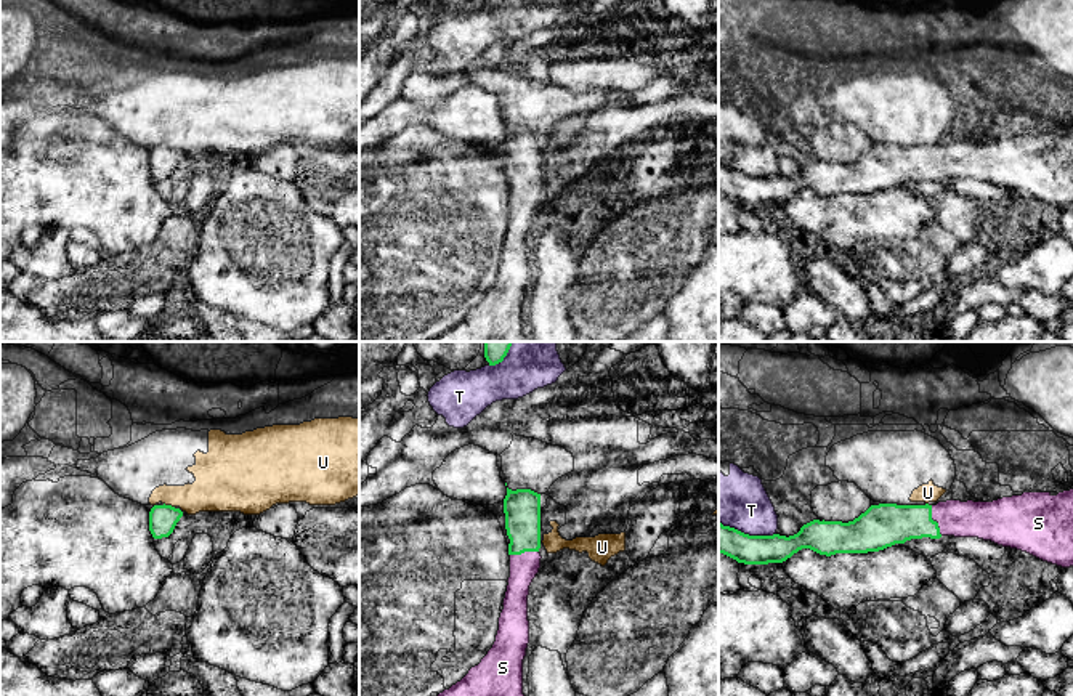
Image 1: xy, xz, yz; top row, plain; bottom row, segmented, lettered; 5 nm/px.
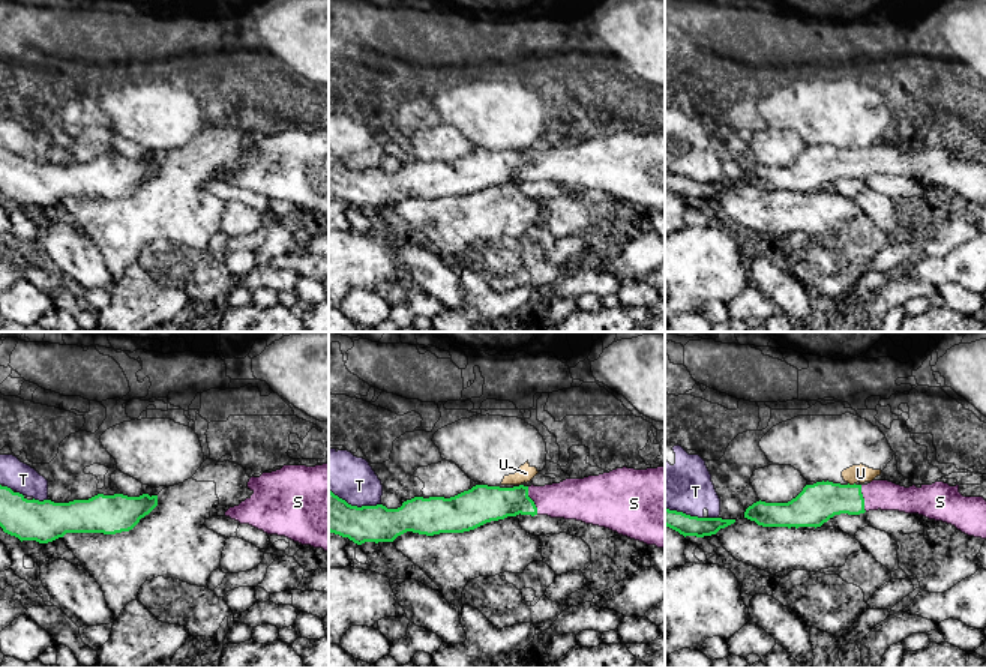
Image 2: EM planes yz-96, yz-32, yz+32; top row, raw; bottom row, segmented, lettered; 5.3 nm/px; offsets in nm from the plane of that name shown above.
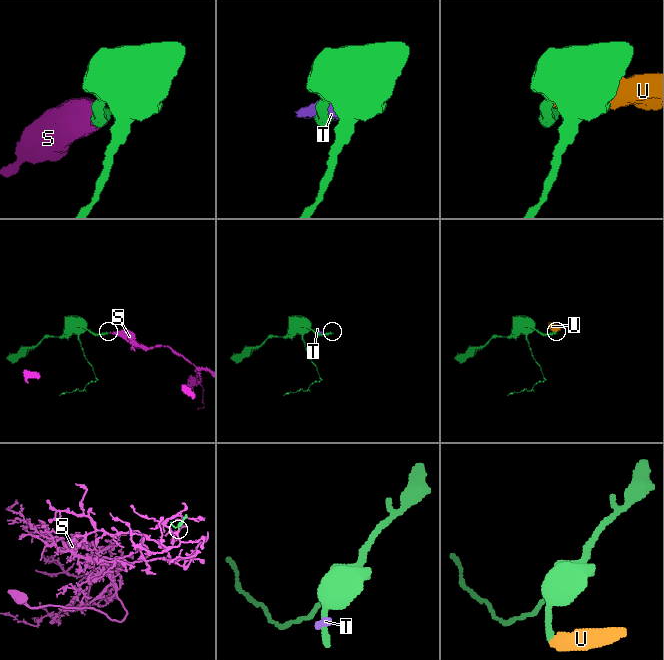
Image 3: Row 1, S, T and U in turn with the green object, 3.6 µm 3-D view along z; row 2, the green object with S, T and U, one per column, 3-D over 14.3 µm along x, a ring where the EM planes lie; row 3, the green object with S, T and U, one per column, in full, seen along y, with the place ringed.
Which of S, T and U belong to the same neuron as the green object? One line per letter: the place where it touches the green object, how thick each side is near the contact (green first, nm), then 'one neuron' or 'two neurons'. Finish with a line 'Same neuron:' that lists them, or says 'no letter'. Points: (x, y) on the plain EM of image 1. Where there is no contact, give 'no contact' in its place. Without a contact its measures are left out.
S: yz (932, 161) | 220/180 nm | one neuron
T: yz (748, 175) | 150/280 nm | two neurons
U: xy (169, 146) | 140/220 nm | two neurons
Same neuron: S

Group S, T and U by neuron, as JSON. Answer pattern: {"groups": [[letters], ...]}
{"groups": [["S"], ["T"], ["U"]]}

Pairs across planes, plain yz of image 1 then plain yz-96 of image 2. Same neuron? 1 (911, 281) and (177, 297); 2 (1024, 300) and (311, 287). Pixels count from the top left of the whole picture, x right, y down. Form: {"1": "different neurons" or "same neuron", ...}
{"1": "different neurons", "2": "same neuron"}

